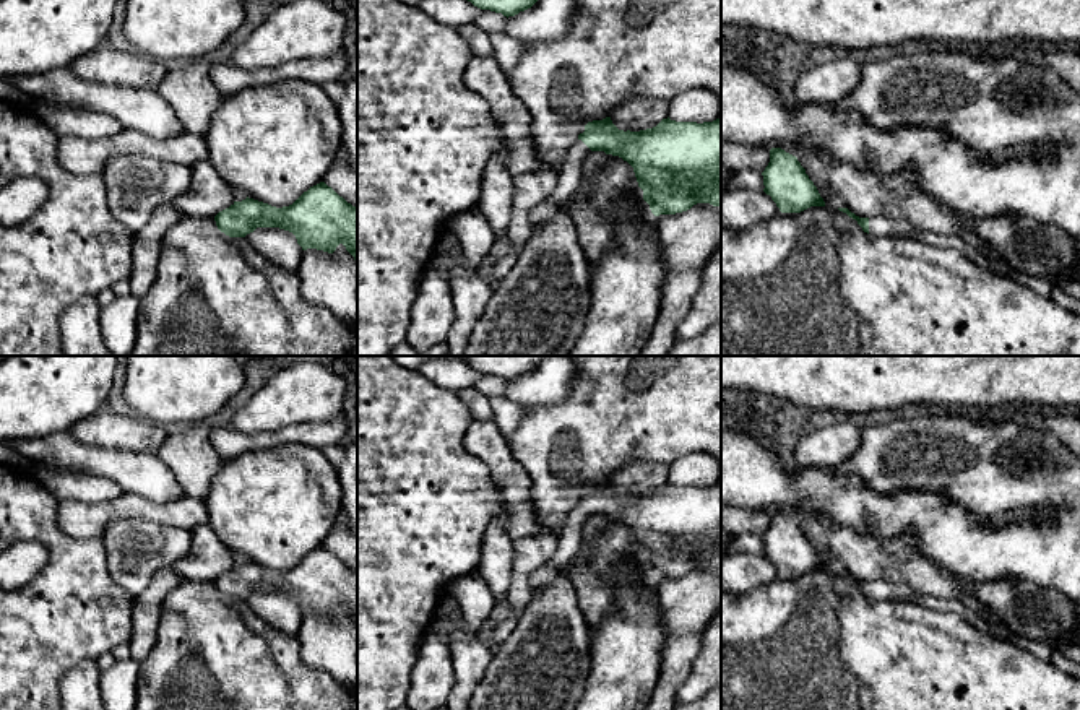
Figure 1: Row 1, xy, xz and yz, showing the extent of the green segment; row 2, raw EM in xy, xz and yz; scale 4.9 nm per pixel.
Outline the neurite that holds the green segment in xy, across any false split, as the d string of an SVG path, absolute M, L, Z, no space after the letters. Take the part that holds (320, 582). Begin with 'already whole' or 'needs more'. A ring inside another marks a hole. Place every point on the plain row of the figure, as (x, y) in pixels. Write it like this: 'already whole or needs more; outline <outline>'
already whole; outline M325 546L310 551L283 572L247 561L219 575L214 585L229 601L245 601L257 591L279 591L292 596L302 614L333 617L343 608L357 626L357 572Z

